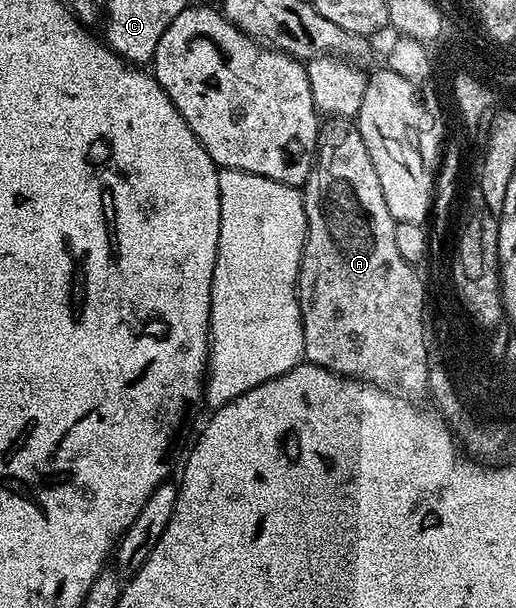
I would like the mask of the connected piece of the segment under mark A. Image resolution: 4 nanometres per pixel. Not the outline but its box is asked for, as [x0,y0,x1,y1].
[300,116,426,392]

